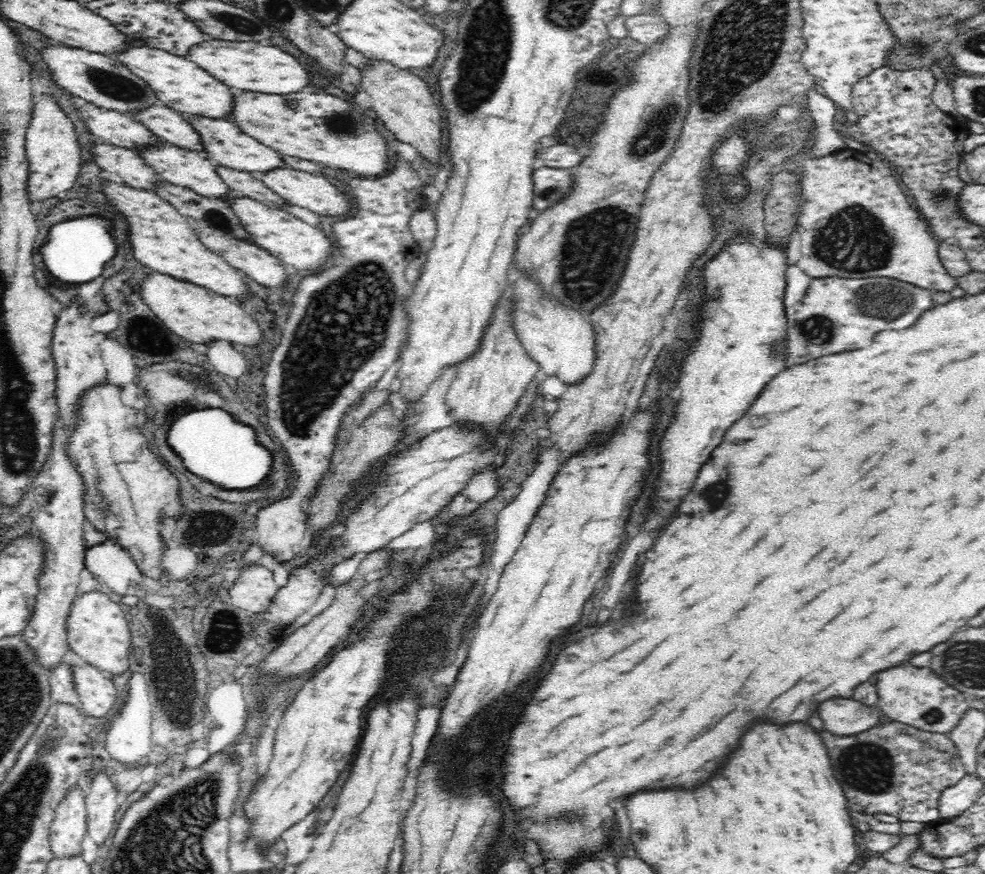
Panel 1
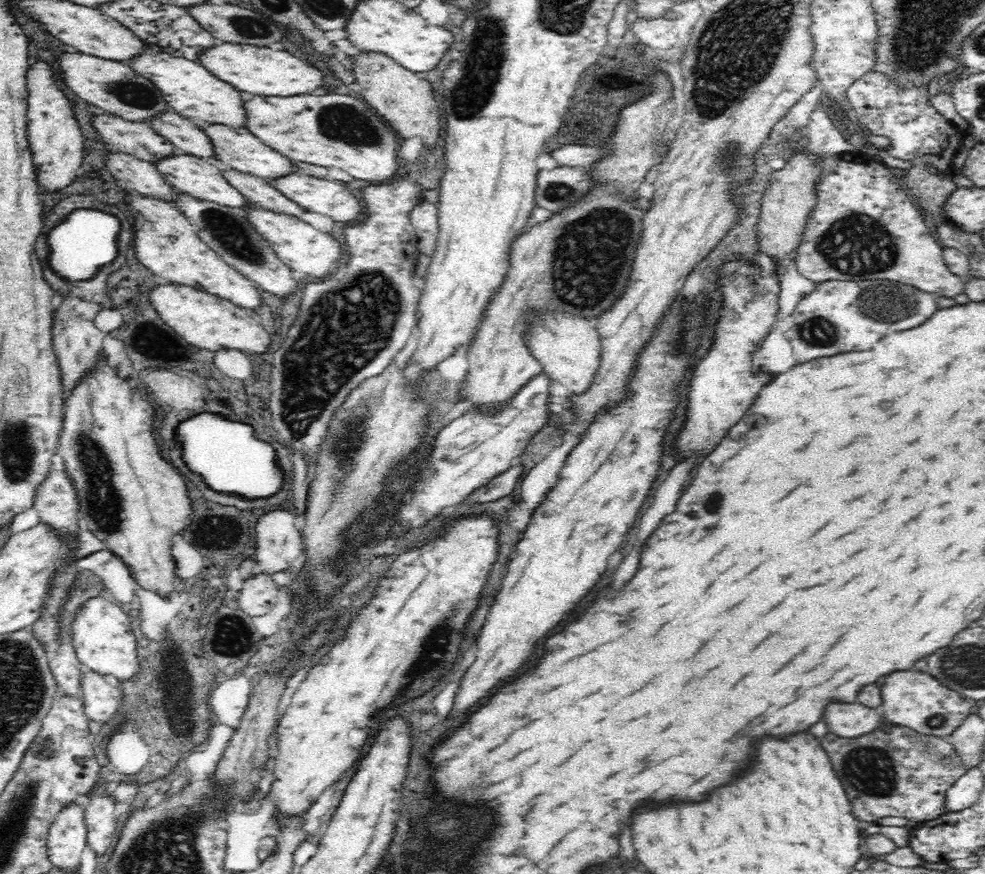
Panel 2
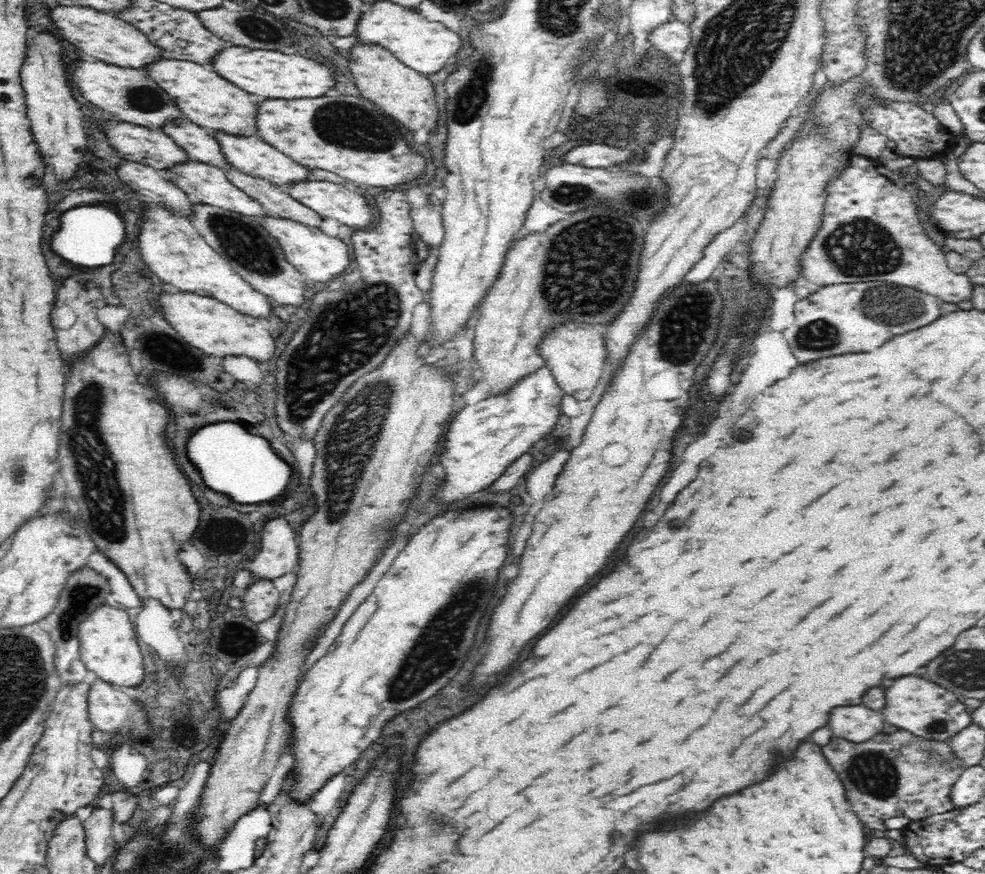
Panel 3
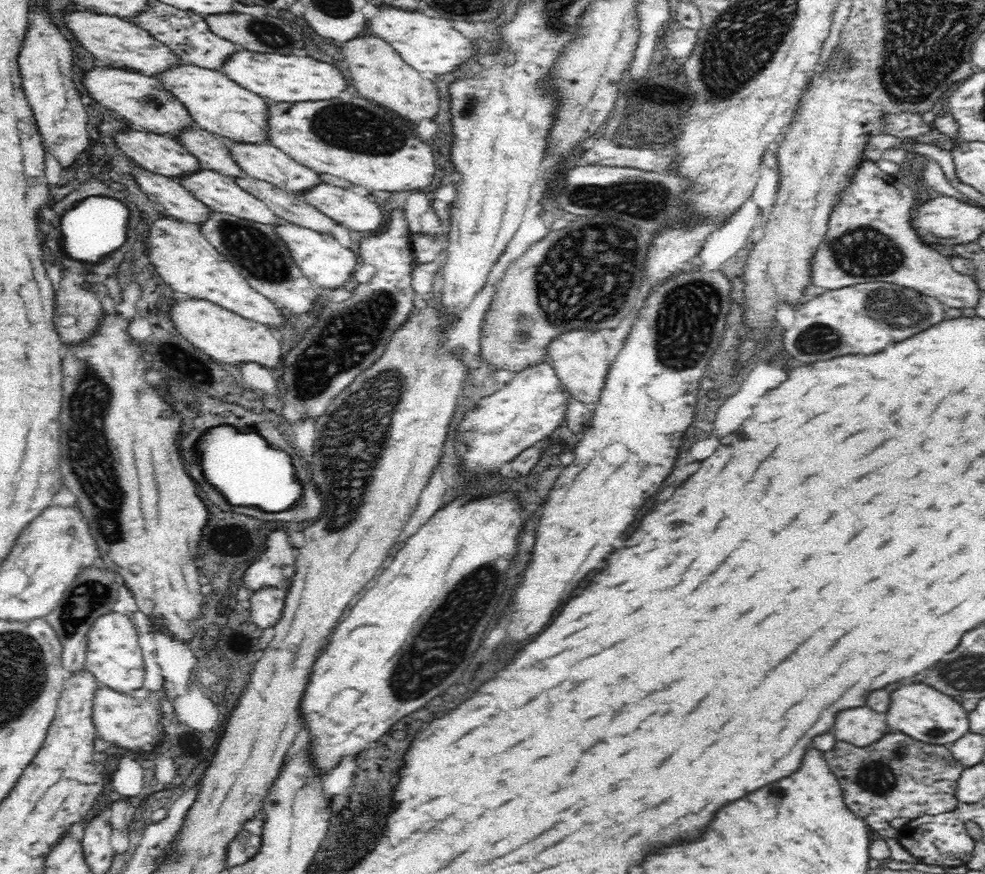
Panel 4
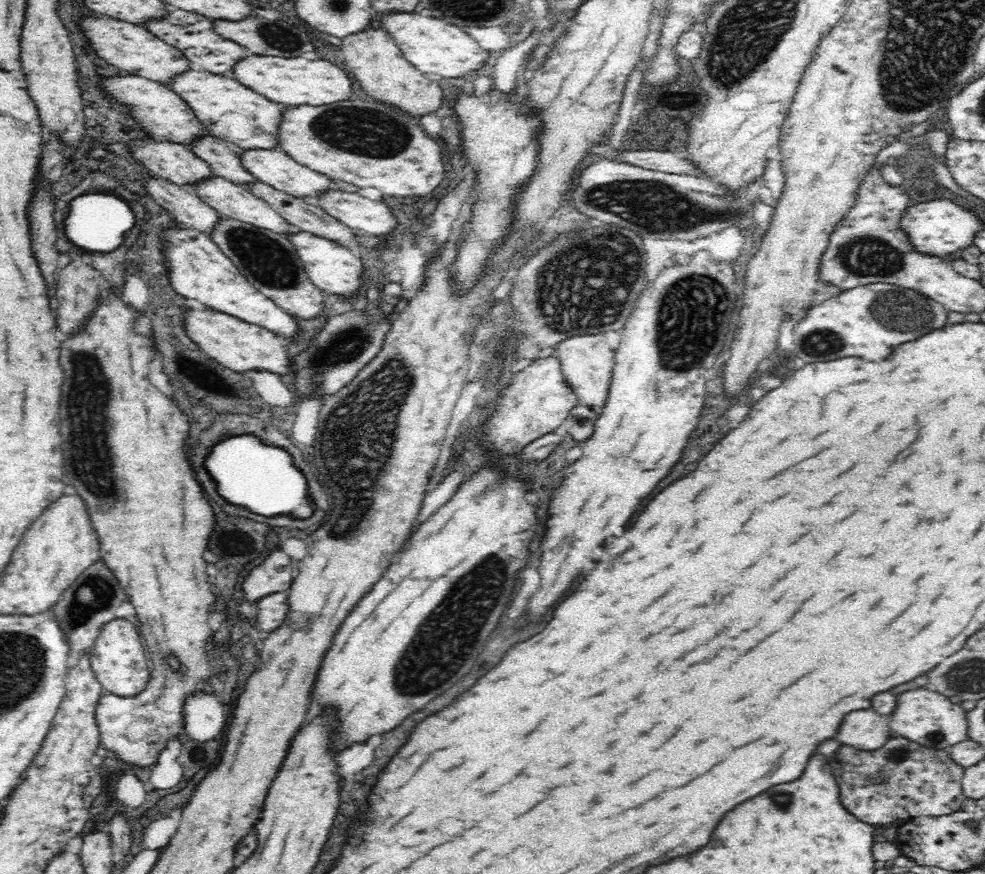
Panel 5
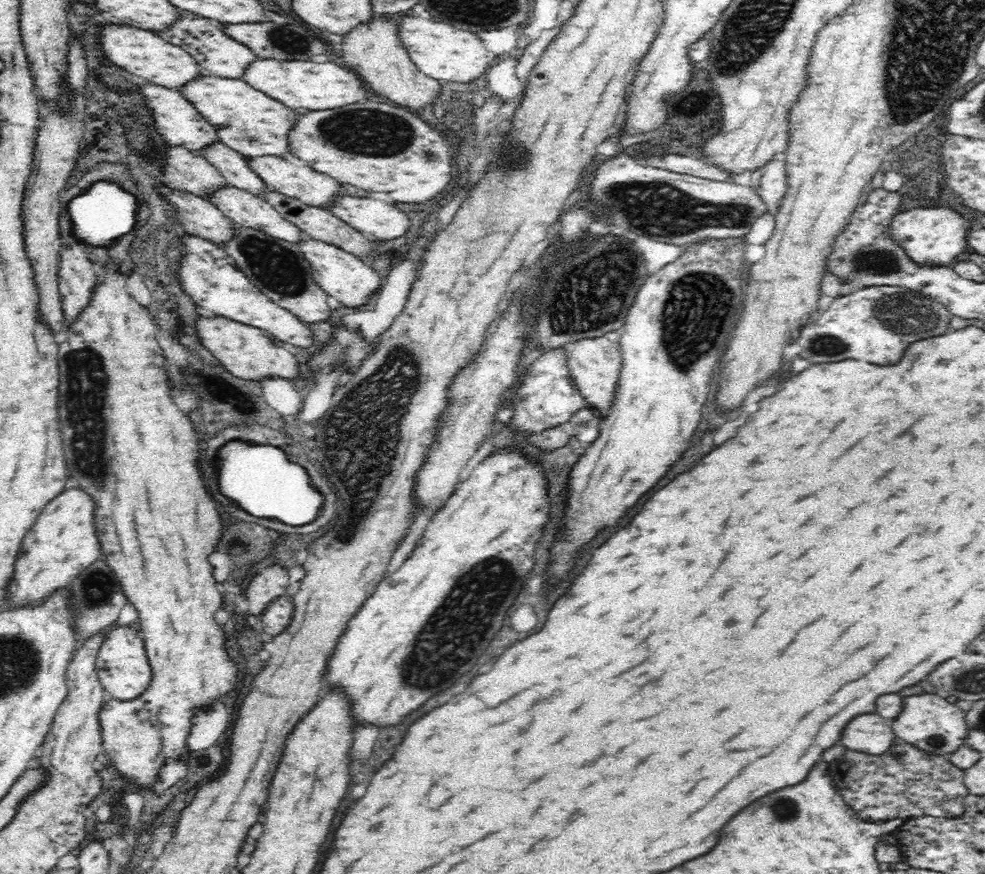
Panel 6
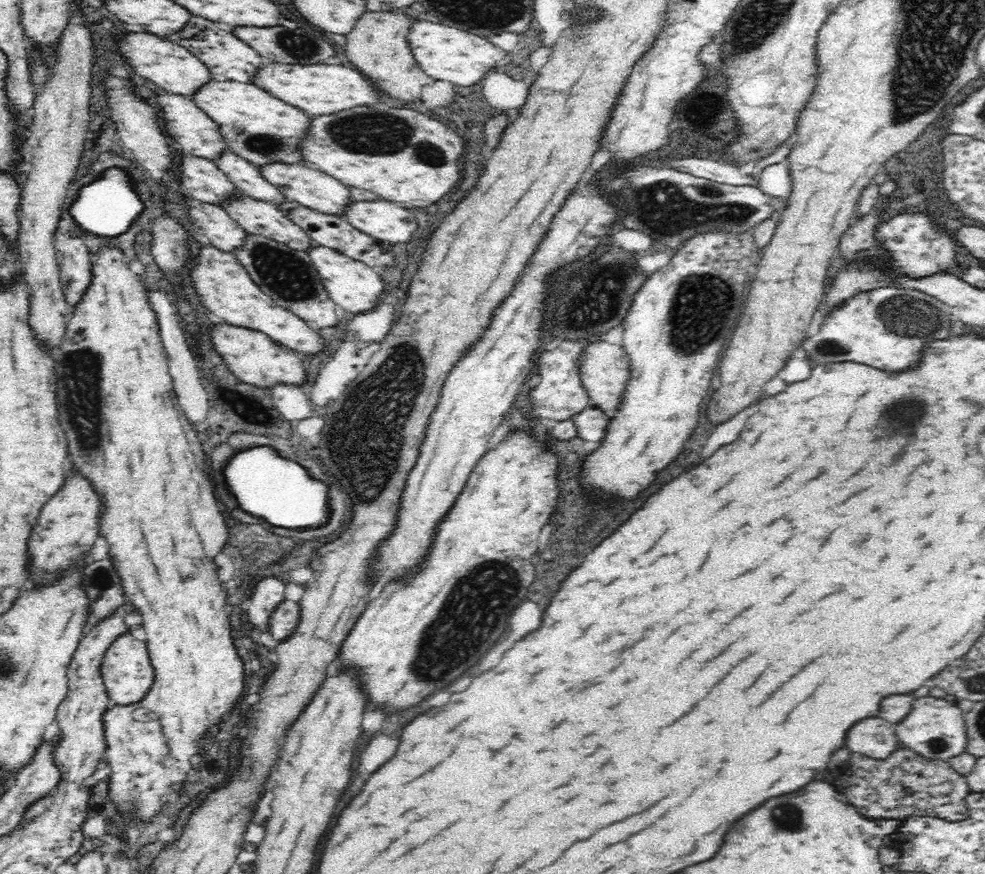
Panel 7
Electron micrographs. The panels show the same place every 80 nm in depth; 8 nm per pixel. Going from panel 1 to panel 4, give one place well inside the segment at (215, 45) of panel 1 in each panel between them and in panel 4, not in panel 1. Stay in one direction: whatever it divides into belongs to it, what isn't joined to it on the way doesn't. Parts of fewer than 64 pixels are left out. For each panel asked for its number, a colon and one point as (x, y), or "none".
2: (263, 71)
3: (268, 74)
4: (280, 79)

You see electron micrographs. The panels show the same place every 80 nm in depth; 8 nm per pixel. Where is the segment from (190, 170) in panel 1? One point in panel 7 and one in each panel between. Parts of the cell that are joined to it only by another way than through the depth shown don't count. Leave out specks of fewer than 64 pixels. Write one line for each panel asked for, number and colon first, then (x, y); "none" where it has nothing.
2: (203, 179)
3: (205, 184)
4: (221, 193)
5: (233, 202)
6: (243, 208)
7: (255, 216)

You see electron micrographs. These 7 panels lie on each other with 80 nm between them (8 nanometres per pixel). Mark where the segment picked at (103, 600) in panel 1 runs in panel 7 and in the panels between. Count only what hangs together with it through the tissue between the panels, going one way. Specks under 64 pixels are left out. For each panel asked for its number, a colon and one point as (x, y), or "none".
2: (103, 639)
3: (109, 647)
4: (114, 657)
5: (117, 658)
6: (124, 669)
7: (128, 674)

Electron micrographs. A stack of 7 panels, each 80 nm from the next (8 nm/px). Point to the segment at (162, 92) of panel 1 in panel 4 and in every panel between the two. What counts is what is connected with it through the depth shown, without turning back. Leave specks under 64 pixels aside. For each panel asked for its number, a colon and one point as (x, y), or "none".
2: (189, 88)
3: (206, 98)
4: (219, 105)

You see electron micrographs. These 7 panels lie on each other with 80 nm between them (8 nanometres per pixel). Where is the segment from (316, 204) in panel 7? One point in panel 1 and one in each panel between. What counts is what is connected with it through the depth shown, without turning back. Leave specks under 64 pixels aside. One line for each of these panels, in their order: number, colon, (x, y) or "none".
1: (227, 145)
2: (241, 150)
3: (253, 156)
4: (266, 162)
5: (276, 168)
6: (284, 175)

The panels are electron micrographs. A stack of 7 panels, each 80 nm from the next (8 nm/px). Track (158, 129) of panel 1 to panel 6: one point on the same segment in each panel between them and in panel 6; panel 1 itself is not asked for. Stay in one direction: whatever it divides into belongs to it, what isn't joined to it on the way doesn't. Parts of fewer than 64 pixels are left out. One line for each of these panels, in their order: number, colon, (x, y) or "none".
2: (188, 137)
3: (202, 145)
4: (213, 151)
5: (223, 157)
6: (239, 175)

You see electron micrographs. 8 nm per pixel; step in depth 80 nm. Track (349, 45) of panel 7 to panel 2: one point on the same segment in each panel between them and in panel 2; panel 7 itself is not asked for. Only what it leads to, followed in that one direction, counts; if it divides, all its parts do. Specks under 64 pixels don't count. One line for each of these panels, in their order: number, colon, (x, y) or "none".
2: (405, 98)
3: (406, 95)
4: (379, 72)
5: (378, 66)
6: (374, 49)

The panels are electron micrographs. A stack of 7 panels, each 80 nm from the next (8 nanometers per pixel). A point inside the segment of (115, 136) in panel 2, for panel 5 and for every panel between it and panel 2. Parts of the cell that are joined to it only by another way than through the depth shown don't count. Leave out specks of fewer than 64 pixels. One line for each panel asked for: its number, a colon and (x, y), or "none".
3: (154, 148)
4: (164, 155)
5: (177, 164)

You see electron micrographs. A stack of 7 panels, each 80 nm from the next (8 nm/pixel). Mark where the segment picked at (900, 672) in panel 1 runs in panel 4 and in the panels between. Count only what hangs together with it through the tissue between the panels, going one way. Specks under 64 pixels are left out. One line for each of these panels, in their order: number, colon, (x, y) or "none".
2: (908, 696)
3: (908, 698)
4: (916, 711)

